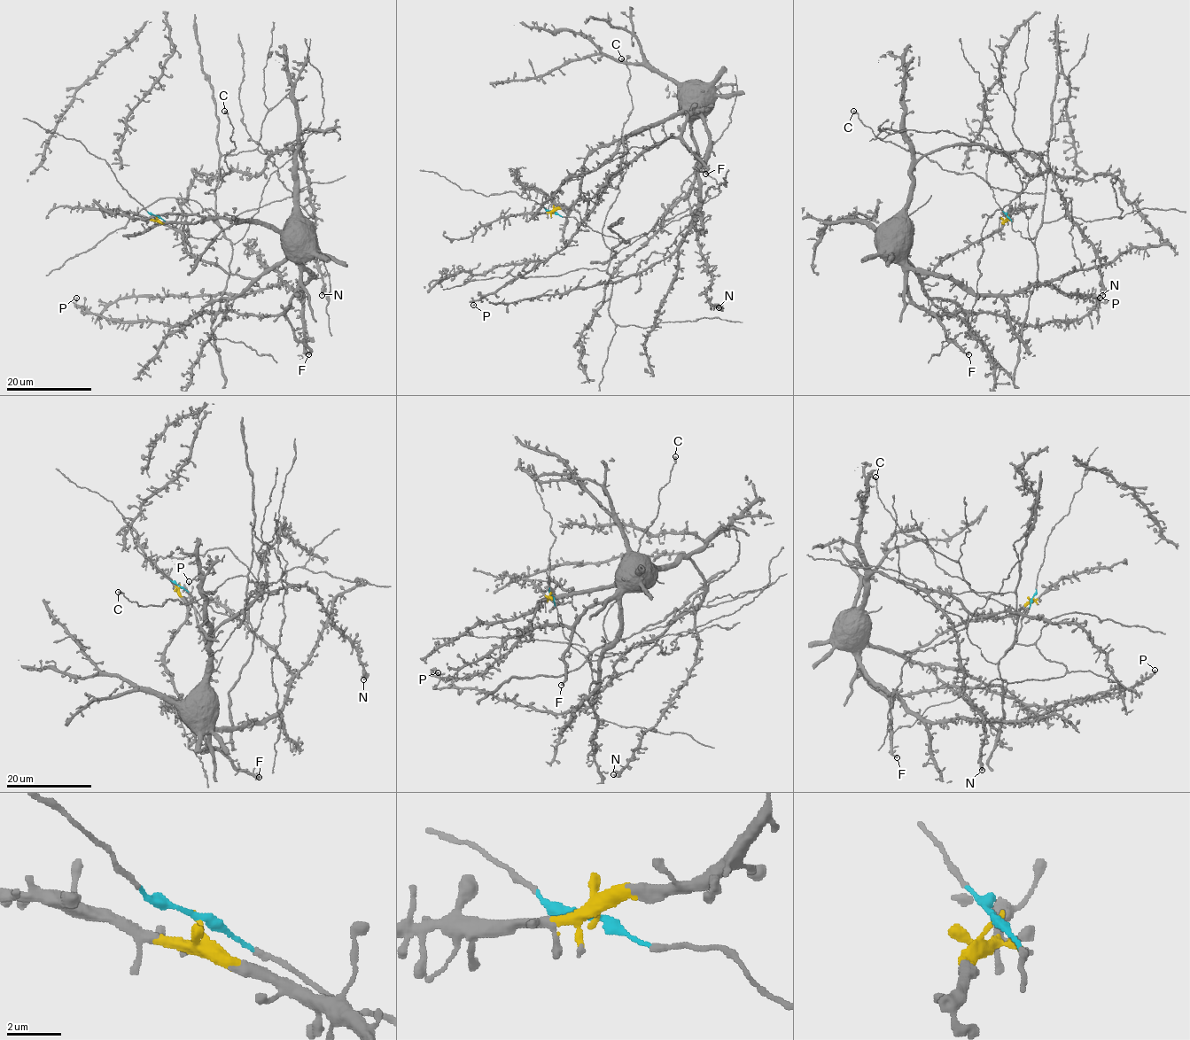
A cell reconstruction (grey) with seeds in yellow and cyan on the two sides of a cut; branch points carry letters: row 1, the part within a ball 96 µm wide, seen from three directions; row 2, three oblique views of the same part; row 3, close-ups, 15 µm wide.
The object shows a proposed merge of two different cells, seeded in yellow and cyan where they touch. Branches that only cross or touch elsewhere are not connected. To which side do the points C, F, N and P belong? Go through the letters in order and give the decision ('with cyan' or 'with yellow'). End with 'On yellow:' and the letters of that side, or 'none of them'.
C: with cyan
F: with yellow
N: with yellow
P: with yellow
On yellow: F, N, P

